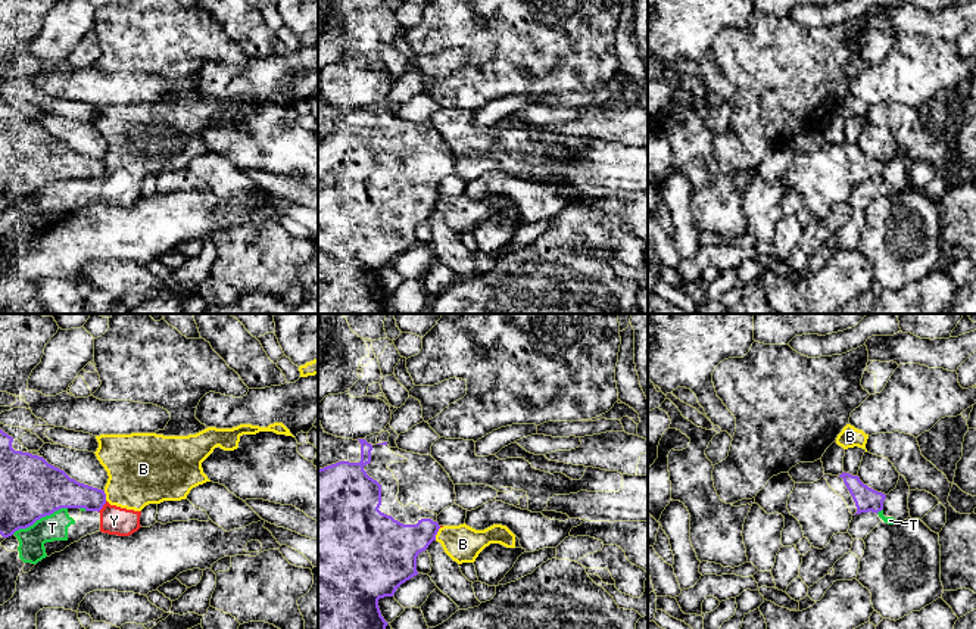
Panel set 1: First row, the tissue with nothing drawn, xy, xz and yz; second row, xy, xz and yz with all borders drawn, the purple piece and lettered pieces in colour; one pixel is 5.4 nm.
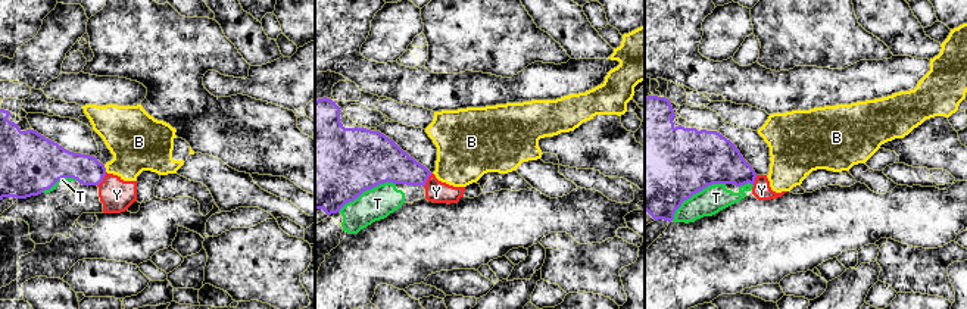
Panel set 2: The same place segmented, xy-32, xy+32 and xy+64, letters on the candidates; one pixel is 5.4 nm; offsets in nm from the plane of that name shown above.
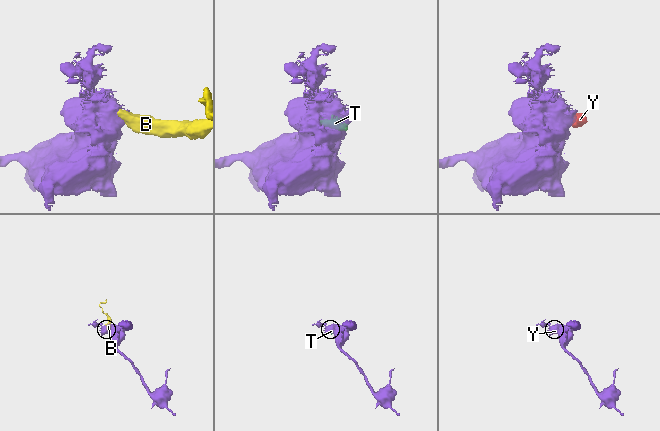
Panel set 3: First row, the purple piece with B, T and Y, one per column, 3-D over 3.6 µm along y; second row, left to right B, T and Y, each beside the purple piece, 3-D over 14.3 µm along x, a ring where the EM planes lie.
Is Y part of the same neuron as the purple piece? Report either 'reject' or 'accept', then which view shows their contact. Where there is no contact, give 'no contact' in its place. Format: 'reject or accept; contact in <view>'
reject; contact in xy

